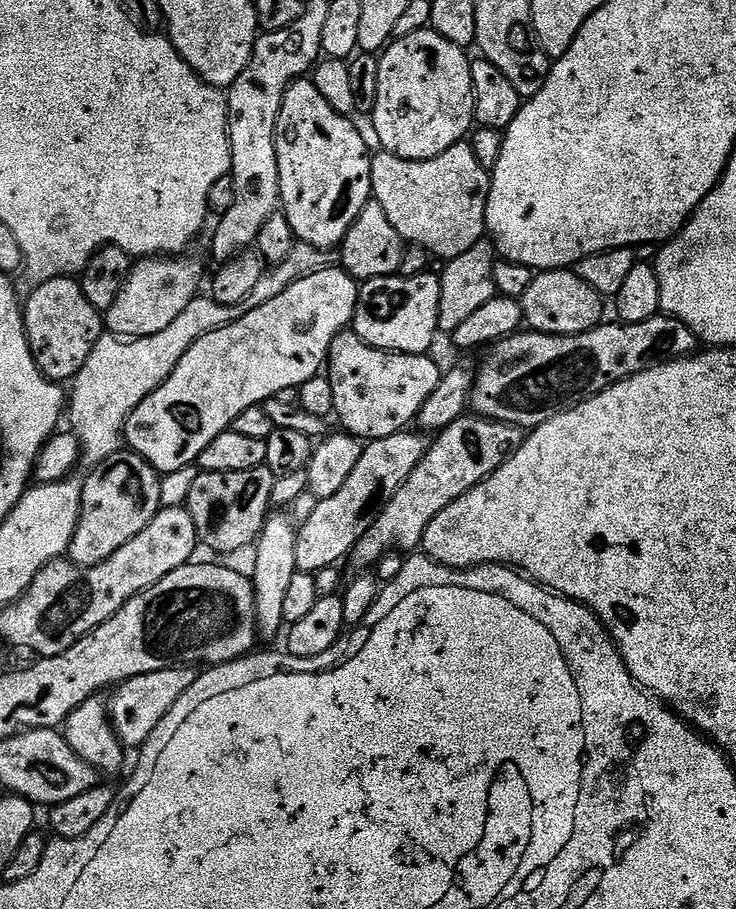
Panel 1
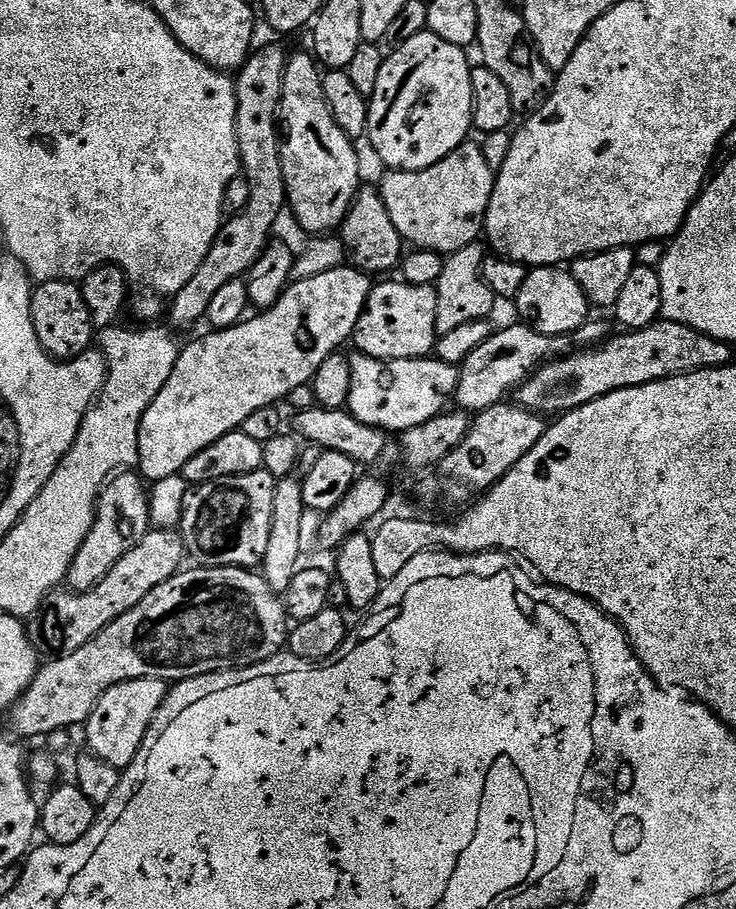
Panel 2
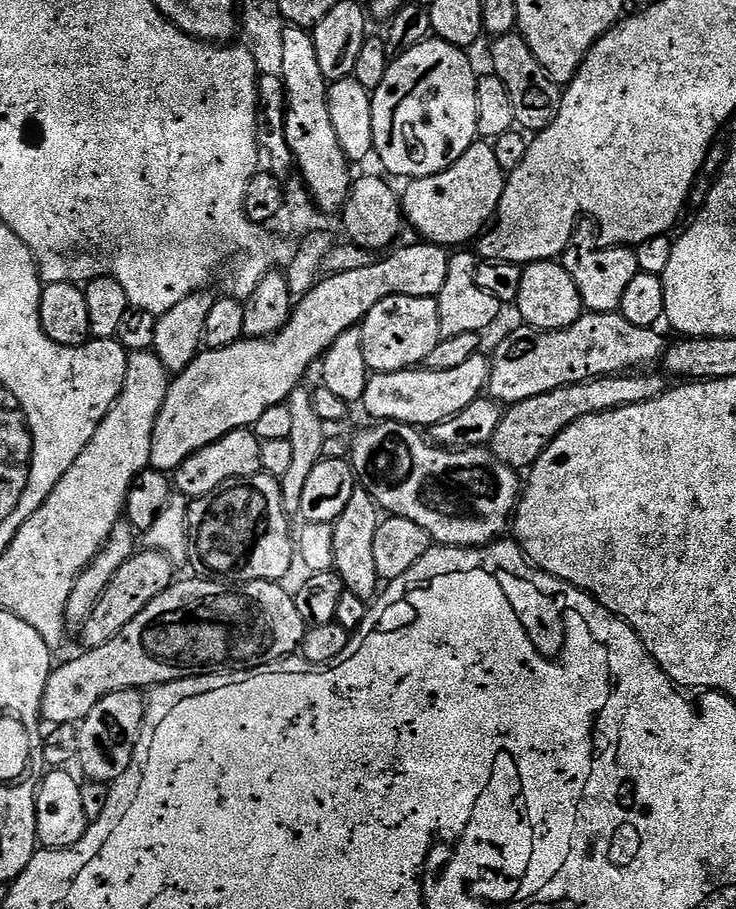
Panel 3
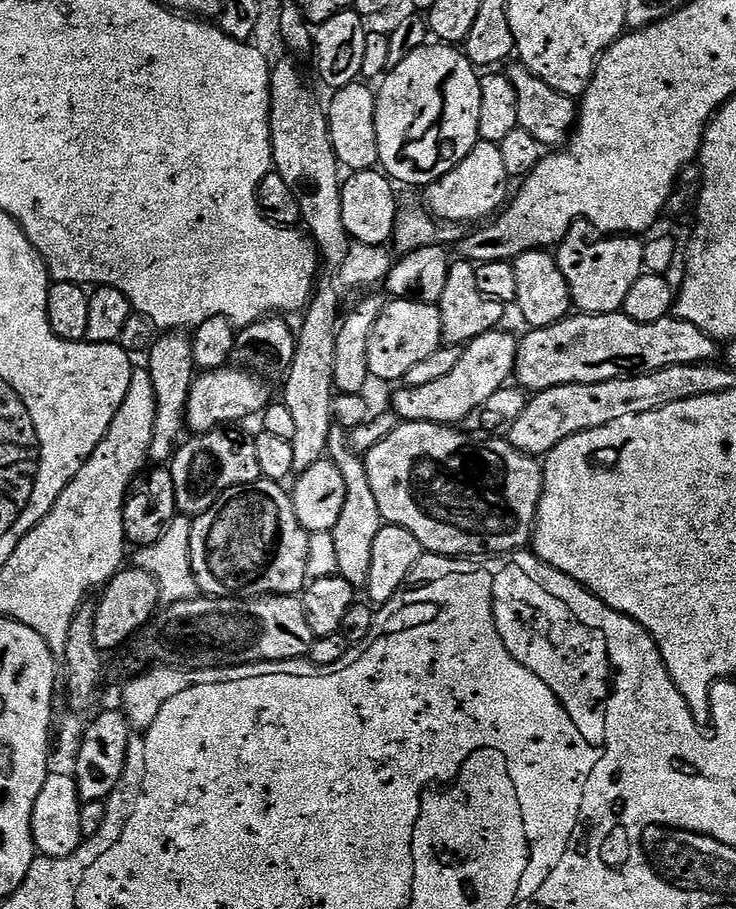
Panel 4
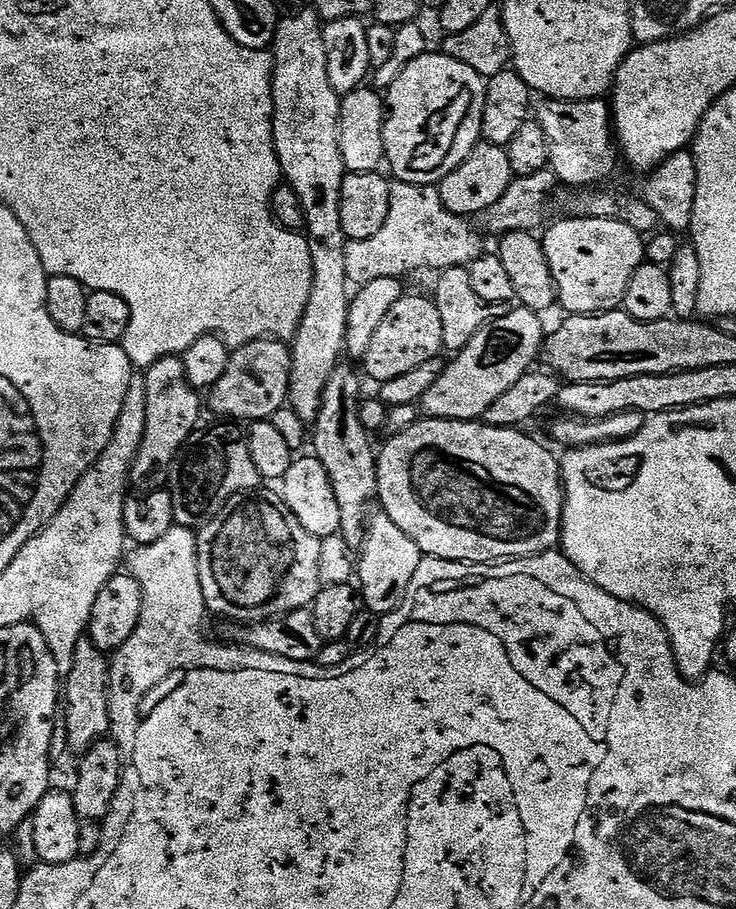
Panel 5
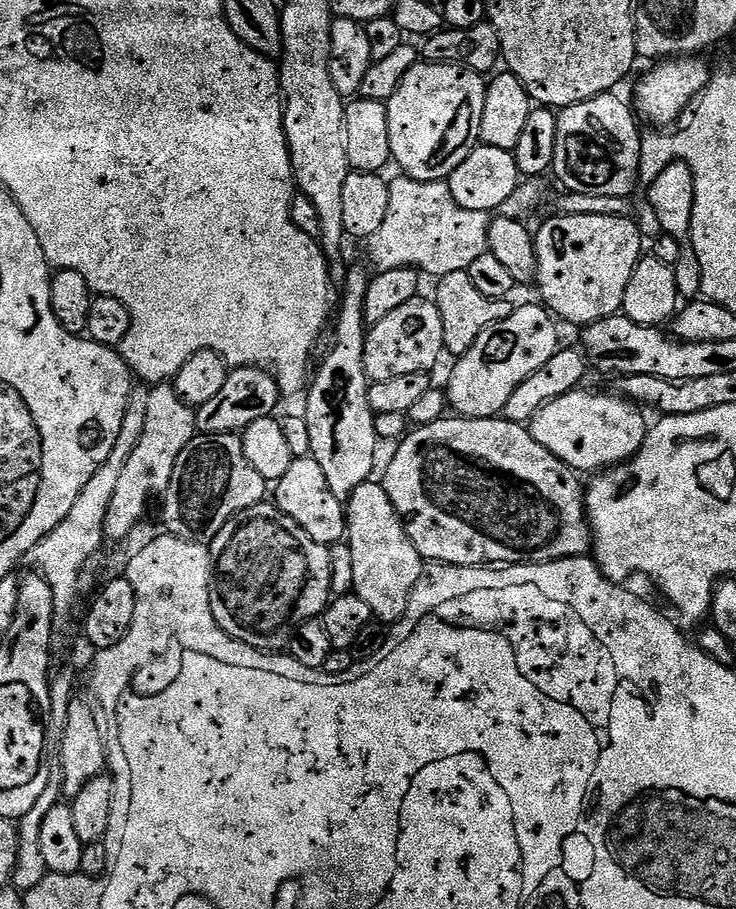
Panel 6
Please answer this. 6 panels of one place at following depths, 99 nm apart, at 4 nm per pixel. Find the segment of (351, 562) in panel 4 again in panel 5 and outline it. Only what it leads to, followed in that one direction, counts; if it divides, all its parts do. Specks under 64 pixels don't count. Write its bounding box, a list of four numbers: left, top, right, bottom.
[310,362,377,550]

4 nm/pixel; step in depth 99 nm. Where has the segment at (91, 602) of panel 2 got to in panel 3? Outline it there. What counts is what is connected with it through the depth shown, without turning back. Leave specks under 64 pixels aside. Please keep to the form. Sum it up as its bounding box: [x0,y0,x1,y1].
[78,550,173,649]

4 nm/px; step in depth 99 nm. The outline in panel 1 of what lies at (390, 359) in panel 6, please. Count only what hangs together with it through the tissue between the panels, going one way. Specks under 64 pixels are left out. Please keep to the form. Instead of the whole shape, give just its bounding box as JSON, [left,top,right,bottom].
[351,272,440,356]

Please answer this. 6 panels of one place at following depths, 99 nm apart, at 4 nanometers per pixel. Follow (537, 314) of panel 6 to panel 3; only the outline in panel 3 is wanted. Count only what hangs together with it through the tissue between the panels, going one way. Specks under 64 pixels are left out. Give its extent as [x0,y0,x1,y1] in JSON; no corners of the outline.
[362,354,490,426]

